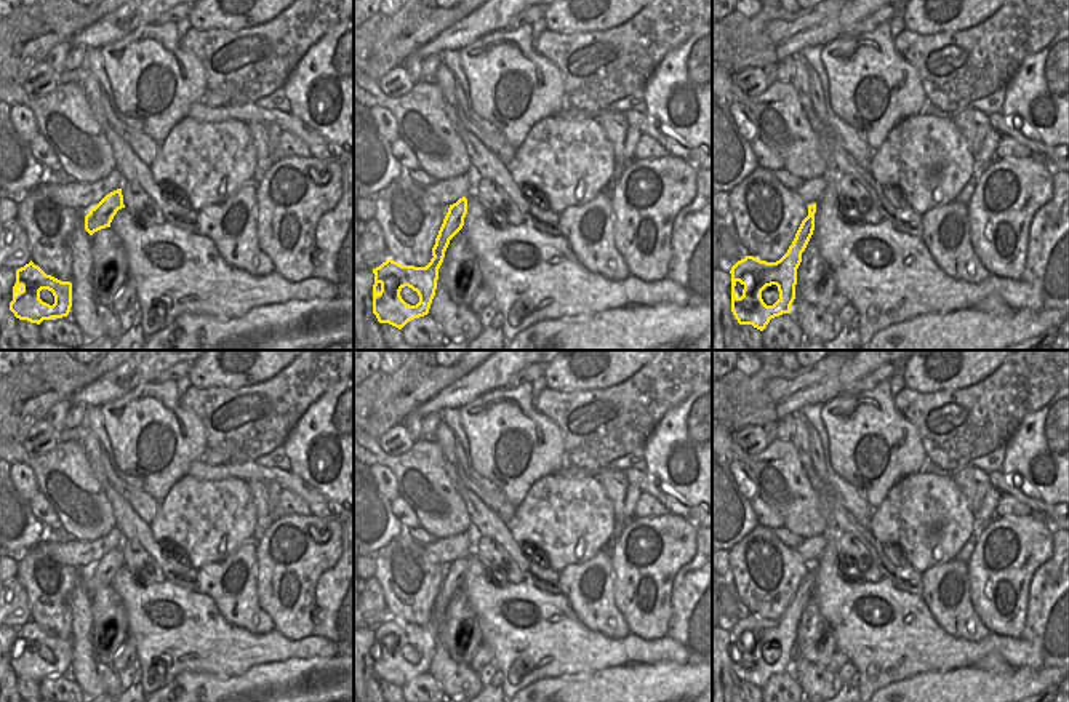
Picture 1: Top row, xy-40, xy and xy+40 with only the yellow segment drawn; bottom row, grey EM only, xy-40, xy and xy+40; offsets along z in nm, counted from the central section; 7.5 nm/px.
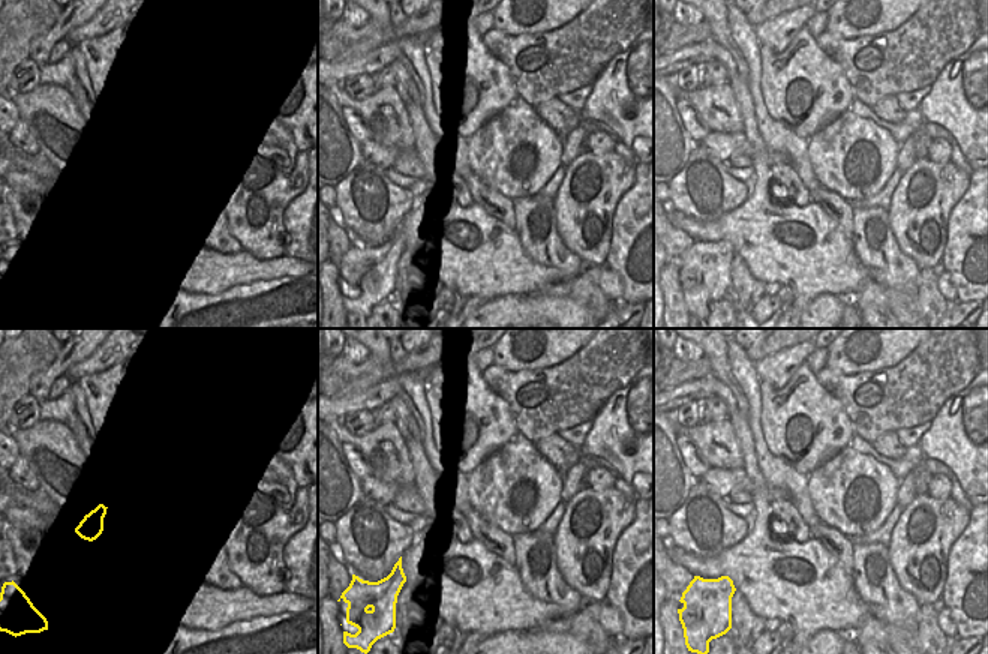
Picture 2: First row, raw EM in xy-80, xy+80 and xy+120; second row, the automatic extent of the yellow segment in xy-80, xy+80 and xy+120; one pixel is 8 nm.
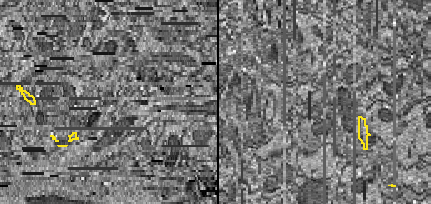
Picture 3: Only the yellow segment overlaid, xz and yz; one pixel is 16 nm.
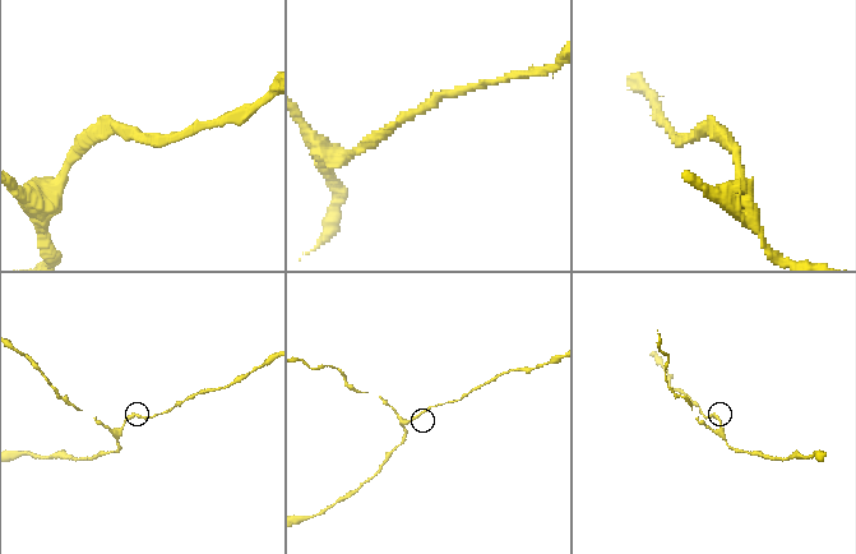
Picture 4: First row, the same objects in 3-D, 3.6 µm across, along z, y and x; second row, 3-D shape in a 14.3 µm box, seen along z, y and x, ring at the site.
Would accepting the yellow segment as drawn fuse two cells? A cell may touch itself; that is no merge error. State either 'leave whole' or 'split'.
leave whole

